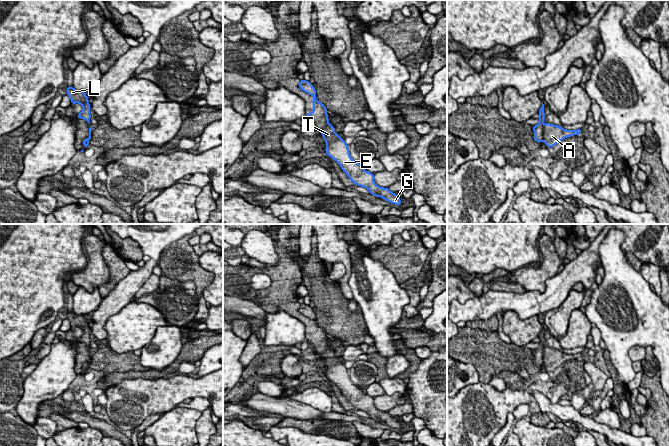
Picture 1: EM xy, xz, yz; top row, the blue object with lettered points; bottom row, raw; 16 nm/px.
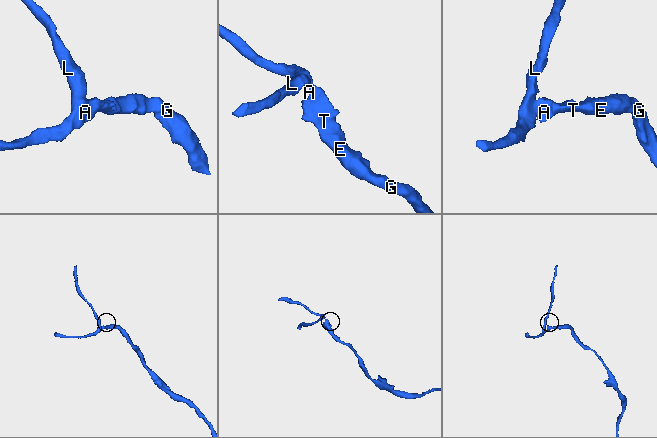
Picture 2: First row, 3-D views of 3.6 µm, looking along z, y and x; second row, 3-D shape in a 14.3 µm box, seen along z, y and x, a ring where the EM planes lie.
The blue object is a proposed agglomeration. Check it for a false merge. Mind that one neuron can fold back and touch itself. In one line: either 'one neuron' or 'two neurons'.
two neurons

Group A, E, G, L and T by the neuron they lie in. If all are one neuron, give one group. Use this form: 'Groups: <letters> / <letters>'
Groups: A E G T / L

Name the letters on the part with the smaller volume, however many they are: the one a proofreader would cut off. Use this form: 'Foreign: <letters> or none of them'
Foreign: L

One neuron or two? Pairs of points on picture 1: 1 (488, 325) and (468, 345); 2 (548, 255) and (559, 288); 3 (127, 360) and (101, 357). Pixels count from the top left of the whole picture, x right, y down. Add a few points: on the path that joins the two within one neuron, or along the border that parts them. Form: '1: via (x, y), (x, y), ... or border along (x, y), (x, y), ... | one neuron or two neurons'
1: border along (479, 328), (485, 331), (497, 331) | two neurons
2: border along (556, 273), (546, 280), (542, 292), (537, 290) | two neurons
3: via (121, 360), (107, 360) | one neuron

